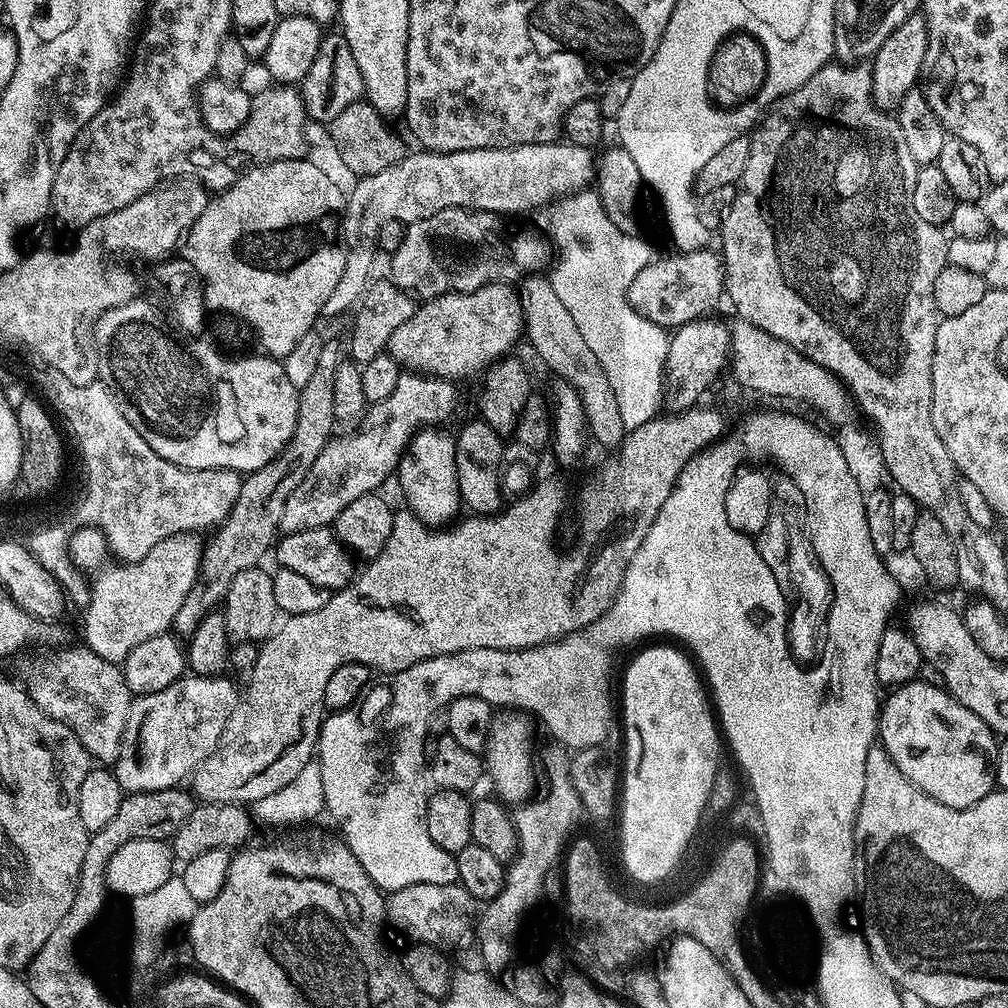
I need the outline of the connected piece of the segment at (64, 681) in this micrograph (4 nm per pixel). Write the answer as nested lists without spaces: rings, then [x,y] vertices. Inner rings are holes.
[[[79,647],[73,652],[60,652],[49,664],[42,665],[32,680],[30,695],[47,716],[74,730],[78,742],[82,742],[93,761],[115,762],[134,697],[130,686],[126,686],[120,664],[98,658],[98,654],[89,652],[87,647]]]

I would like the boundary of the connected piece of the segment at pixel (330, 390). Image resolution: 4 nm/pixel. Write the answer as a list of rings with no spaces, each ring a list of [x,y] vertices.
[[[332,342],[322,346],[322,354],[318,358],[318,367],[314,375],[306,381],[306,386],[298,390],[298,418],[294,426],[294,434],[290,442],[266,466],[256,472],[249,472],[240,481],[238,498],[225,518],[224,523],[215,529],[212,541],[207,541],[204,554],[200,559],[200,578],[196,585],[186,594],[186,602],[174,614],[171,631],[177,637],[187,638],[198,630],[202,618],[219,609],[230,590],[230,582],[242,574],[242,570],[250,570],[261,563],[264,555],[269,555],[275,545],[282,522],[282,510],[286,510],[286,498],[298,490],[298,482],[310,474],[310,466],[314,466],[314,458],[322,454],[328,441],[333,439],[332,427],[338,423],[334,410],[334,374],[338,370],[342,353]]]

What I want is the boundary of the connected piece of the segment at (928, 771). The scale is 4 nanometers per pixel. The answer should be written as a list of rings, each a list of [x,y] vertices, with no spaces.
[[[919,678],[911,680],[909,684],[902,684],[899,688],[891,689],[887,695],[888,697],[885,700],[883,697],[882,703],[878,708],[878,740],[886,750],[886,754],[890,754],[894,766],[898,766],[898,770],[902,770],[902,774],[910,783],[918,786],[918,790],[922,790],[942,806],[950,806],[951,808],[969,808],[993,792],[996,788],[996,749],[998,747],[998,737],[995,732],[988,729],[986,722],[982,722],[982,718],[978,718],[978,714],[966,710],[966,706],[962,706],[962,702],[958,702],[944,688],[926,685]]]

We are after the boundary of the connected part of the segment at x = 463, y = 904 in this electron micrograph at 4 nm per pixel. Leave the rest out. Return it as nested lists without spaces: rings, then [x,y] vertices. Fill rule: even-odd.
[[[459,882],[446,886],[402,886],[402,890],[387,893],[384,902],[387,923],[392,923],[408,942],[434,946],[441,950],[449,950],[448,948],[454,947],[467,932],[469,935],[473,931],[477,912],[477,901],[473,900],[471,894]]]

